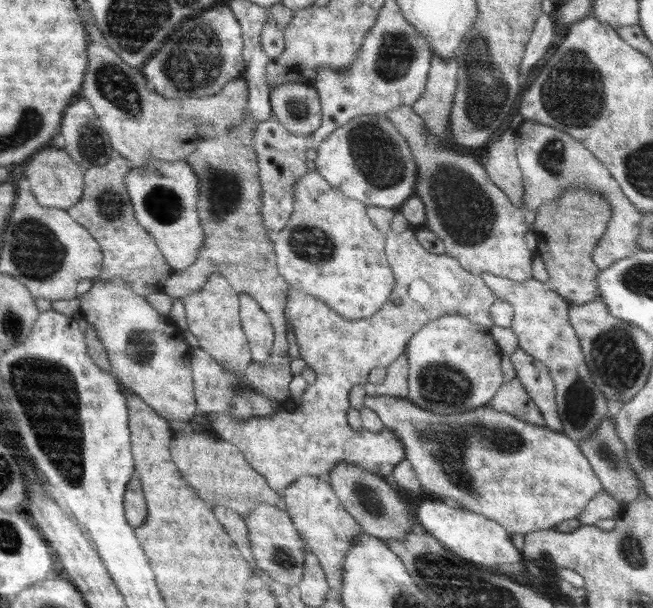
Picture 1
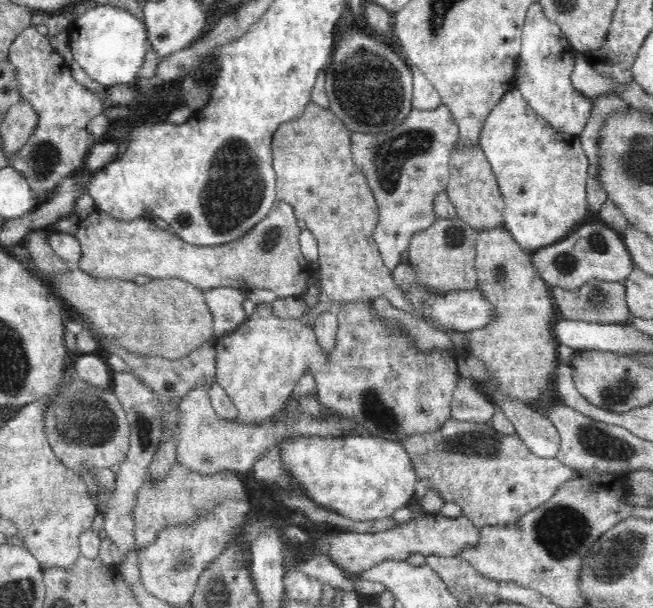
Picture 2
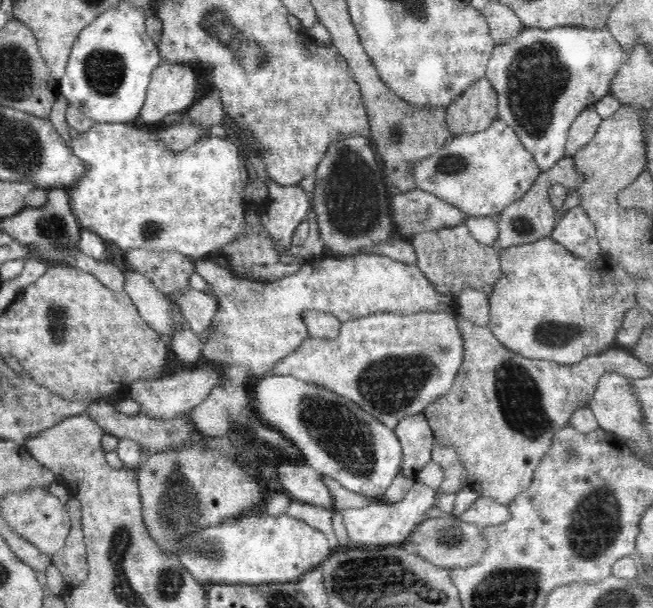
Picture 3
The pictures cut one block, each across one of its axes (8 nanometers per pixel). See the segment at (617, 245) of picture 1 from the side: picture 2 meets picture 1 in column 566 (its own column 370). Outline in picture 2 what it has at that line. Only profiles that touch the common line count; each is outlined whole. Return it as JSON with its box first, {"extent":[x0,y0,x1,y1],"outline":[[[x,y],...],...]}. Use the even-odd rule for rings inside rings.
{"extent":[350,105,459,271],"outline":[[[446,105],[432,110],[410,110],[408,119],[394,130],[378,132],[378,134],[366,134],[365,132],[350,132],[352,143],[352,156],[356,167],[360,167],[362,173],[372,189],[372,194],[378,203],[379,218],[373,237],[385,265],[393,271],[400,265],[400,256],[408,250],[410,240],[416,232],[426,230],[437,220],[434,212],[434,199],[436,194],[446,191],[450,182],[450,154],[454,144],[459,140],[459,127],[450,109]]]}

